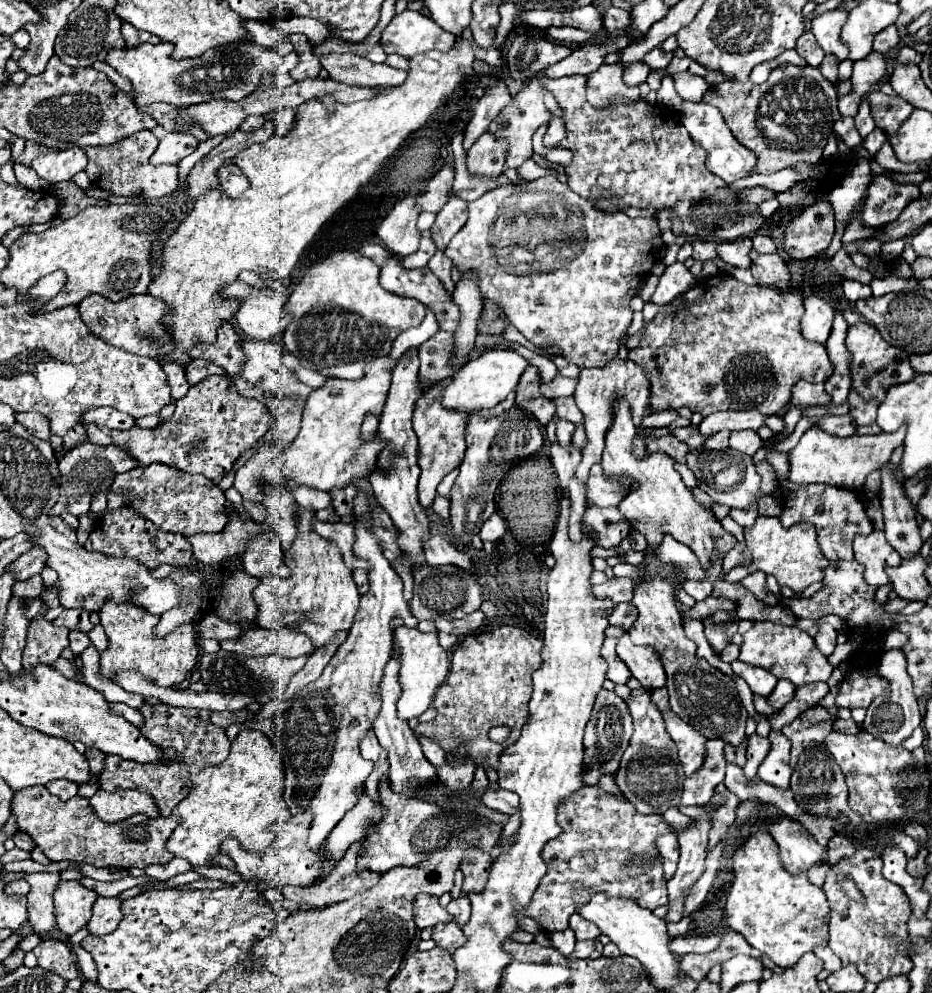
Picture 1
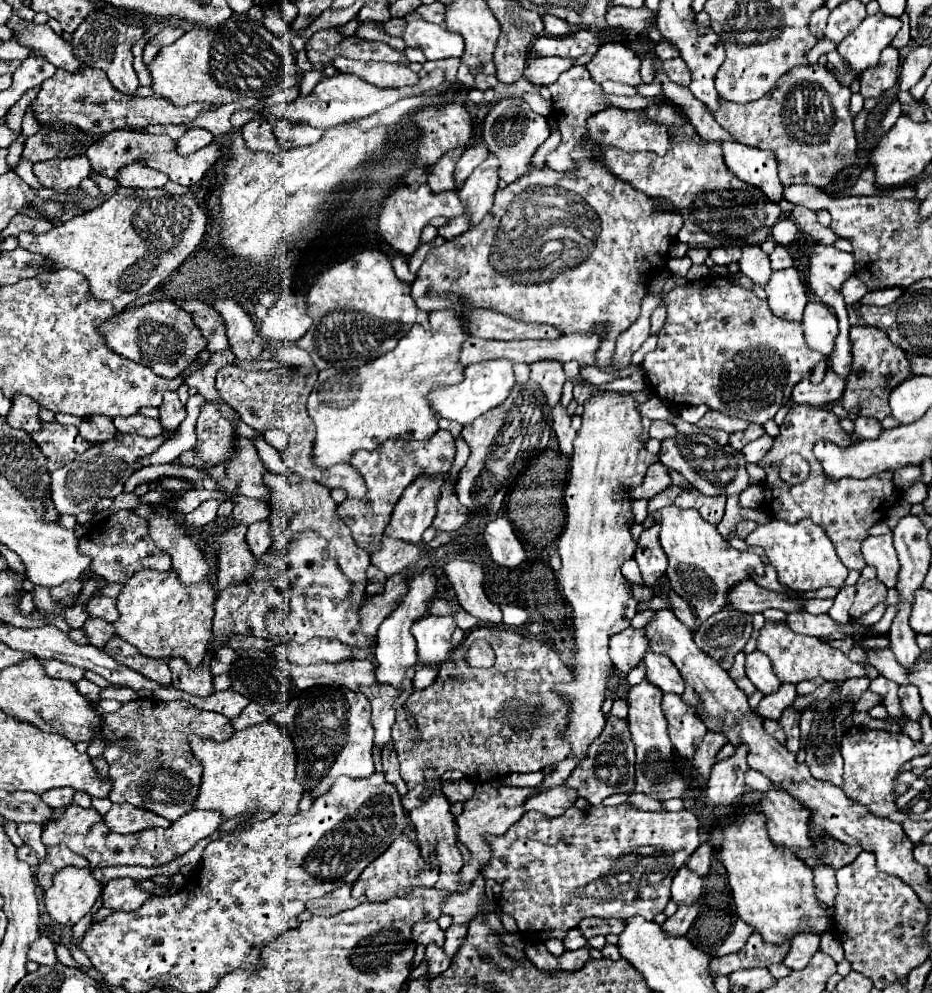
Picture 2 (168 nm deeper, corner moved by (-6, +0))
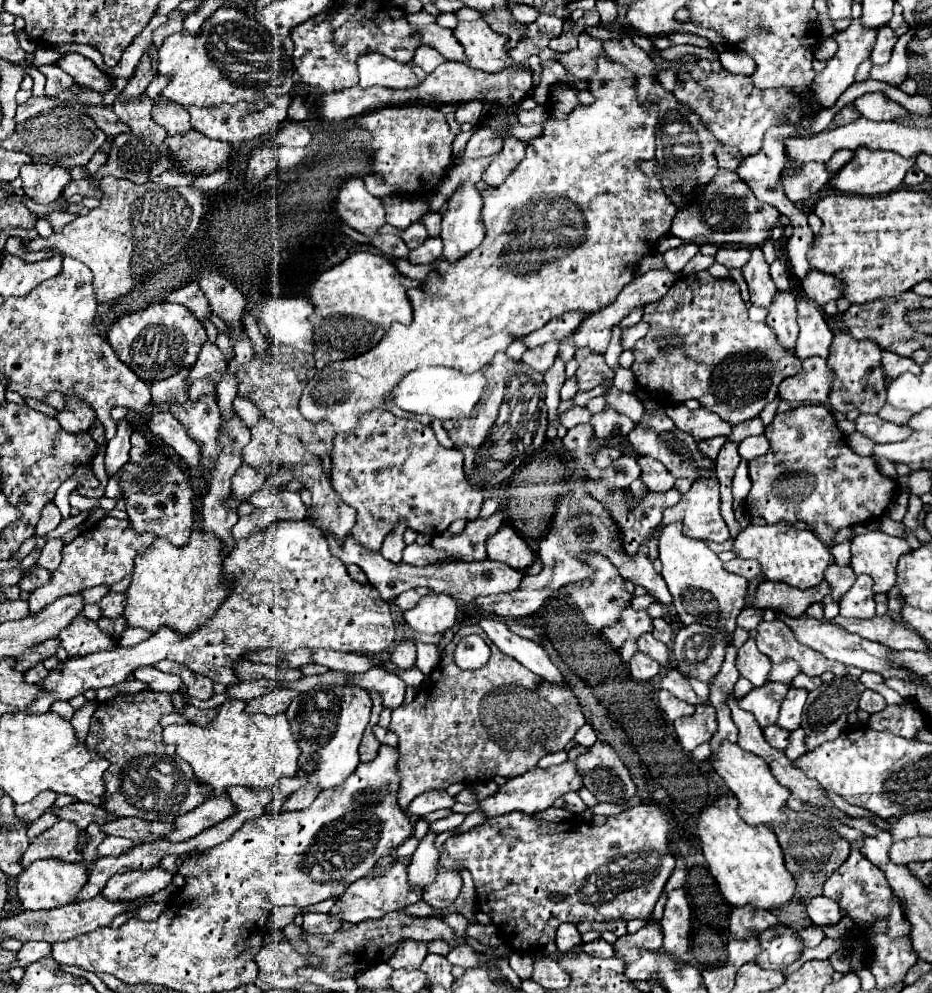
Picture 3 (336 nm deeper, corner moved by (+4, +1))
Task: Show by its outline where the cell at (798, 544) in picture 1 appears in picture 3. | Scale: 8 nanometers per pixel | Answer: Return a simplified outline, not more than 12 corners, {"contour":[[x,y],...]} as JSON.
{"contour":[[785,522],[749,524],[733,552],[767,580],[807,590],[823,580],[831,550]]}

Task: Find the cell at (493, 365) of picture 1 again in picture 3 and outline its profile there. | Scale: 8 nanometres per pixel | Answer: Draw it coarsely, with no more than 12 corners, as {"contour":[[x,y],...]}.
{"contour":[[445,366],[409,372],[393,402],[413,414],[469,416],[487,378]]}

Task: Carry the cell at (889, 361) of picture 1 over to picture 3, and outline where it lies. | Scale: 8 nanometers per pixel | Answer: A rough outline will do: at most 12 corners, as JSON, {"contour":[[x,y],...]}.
{"contour":[[833,338],[829,406],[877,414],[885,404],[881,348]]}

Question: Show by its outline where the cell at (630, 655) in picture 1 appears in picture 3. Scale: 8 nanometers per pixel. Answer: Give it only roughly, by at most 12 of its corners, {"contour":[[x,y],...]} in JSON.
{"contour":[[677,672],[661,676],[659,686],[679,700],[703,704],[691,684]]}

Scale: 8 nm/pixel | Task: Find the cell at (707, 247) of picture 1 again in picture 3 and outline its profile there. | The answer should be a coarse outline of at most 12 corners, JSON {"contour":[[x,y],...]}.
{"contour":[[719,248],[715,258],[725,268],[741,270],[751,248]]}

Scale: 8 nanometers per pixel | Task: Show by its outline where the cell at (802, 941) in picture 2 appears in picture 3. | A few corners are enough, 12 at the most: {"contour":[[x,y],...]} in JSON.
{"contour":[[819,926],[799,932],[807,948],[817,946],[825,934]]}

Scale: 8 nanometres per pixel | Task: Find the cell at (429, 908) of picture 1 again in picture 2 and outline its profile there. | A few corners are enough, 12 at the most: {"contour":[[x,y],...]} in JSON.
{"contour":[[437,921],[415,923],[415,943],[443,945],[445,931]]}

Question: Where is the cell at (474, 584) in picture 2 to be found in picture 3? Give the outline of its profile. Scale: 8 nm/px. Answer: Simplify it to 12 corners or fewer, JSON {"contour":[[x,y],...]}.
{"contour":[[491,616],[479,626],[499,650],[551,684],[565,684],[543,646]]}

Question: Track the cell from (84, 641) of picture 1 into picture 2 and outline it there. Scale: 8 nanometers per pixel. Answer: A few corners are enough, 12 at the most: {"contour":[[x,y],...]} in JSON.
{"contour":[[87,619],[83,631],[91,645],[103,647],[115,635],[113,625]]}

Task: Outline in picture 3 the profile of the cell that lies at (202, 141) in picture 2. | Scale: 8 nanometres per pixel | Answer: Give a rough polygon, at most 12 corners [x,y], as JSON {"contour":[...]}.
{"contour":[[153,100],[153,120],[169,136],[191,130],[181,104]]}

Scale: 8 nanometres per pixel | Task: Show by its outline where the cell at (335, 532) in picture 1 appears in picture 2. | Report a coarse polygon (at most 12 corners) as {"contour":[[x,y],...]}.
{"contour":[[383,535],[371,563],[387,577],[417,557],[417,547]]}

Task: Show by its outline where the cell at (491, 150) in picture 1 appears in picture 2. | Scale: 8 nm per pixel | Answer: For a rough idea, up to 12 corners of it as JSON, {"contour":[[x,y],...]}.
{"contour":[[499,159],[467,177],[459,197],[475,227],[491,209],[499,185]]}

